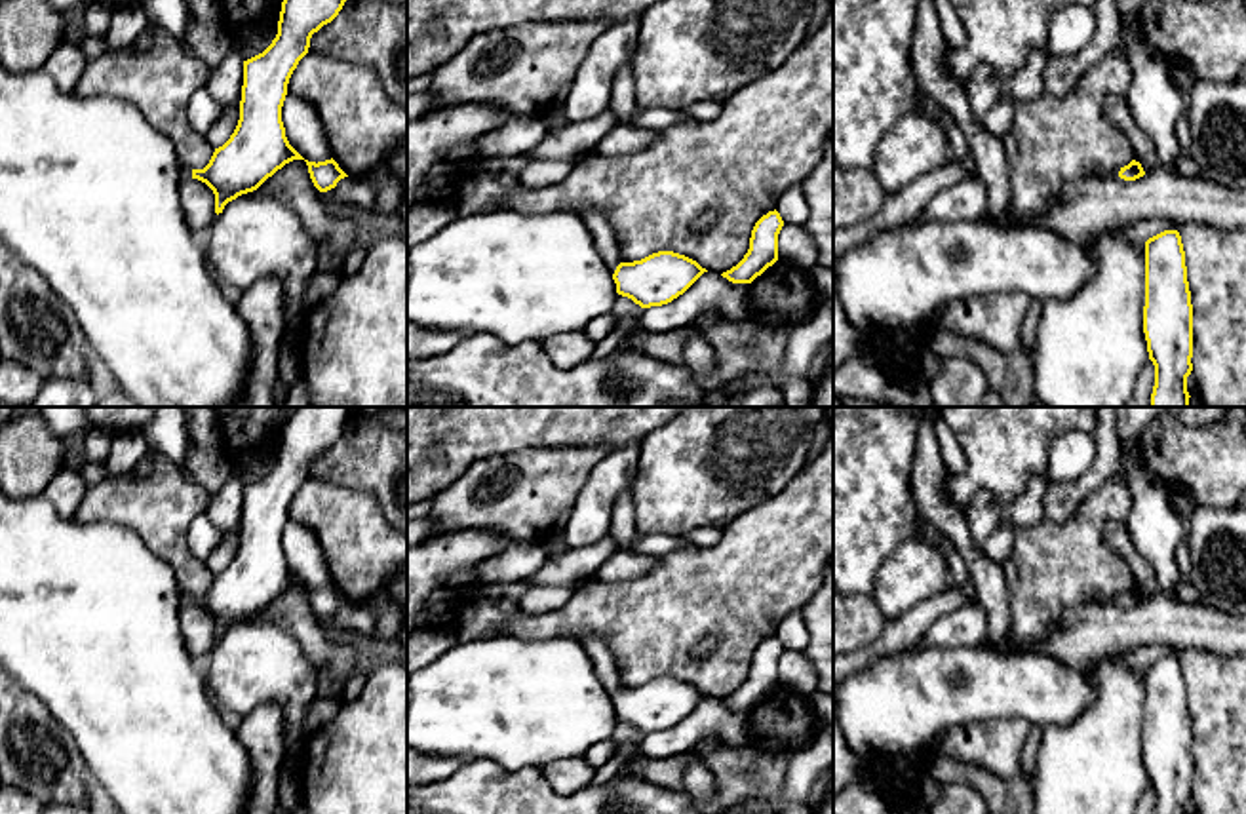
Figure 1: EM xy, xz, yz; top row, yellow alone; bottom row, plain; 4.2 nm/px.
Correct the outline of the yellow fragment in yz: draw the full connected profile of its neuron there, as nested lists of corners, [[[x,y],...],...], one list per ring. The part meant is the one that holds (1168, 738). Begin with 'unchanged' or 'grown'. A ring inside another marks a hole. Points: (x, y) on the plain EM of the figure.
unchanged; [[[1178,656],[1145,668],[1143,759],[1155,791],[1153,814],[1187,814],[1193,797],[1193,730]]]

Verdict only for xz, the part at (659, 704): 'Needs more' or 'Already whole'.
Needs more

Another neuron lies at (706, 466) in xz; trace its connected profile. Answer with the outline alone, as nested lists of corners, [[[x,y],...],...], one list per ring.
[[[685,407],[639,443],[630,489],[637,531],[685,536],[698,527],[725,529],[793,481],[824,417],[826,407]]]

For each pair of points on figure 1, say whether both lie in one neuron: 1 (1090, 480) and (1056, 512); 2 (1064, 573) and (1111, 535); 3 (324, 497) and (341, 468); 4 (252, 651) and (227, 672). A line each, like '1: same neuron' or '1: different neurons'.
1: same neuron
2: different neurons
3: different neurons
4: same neuron

